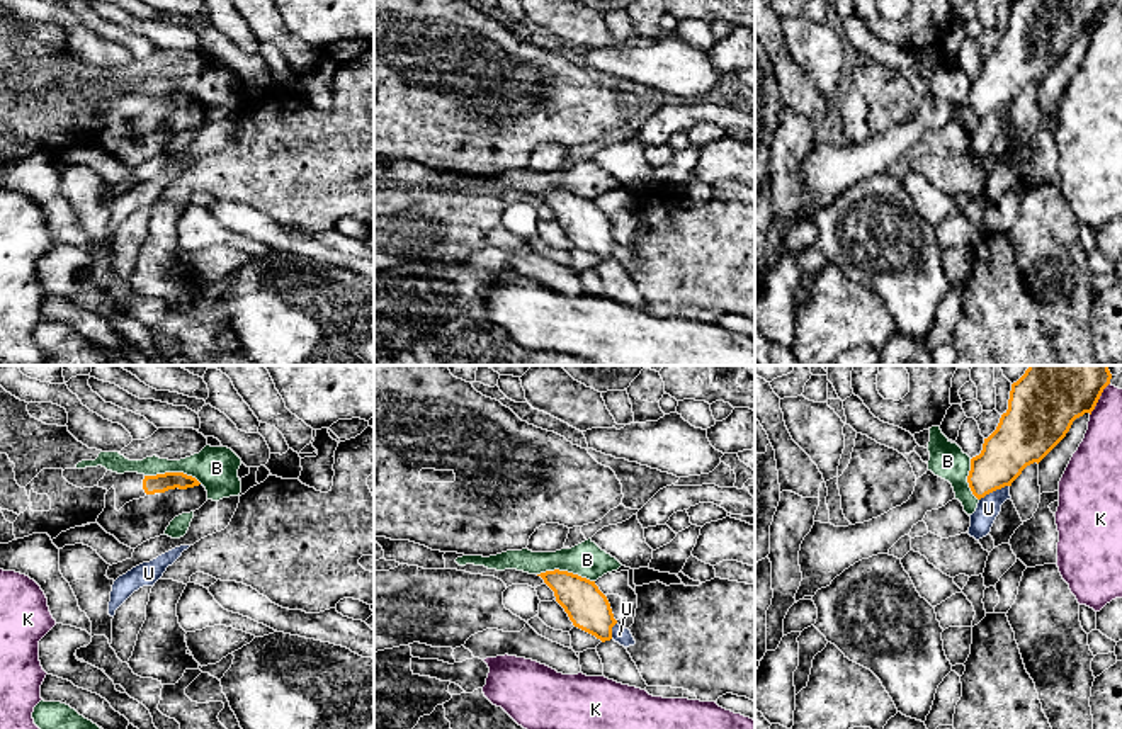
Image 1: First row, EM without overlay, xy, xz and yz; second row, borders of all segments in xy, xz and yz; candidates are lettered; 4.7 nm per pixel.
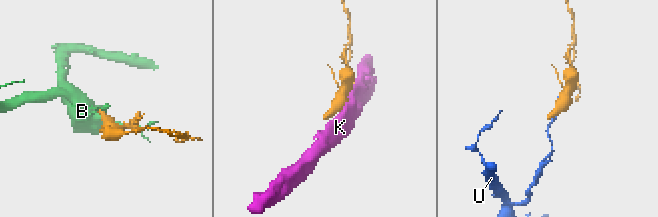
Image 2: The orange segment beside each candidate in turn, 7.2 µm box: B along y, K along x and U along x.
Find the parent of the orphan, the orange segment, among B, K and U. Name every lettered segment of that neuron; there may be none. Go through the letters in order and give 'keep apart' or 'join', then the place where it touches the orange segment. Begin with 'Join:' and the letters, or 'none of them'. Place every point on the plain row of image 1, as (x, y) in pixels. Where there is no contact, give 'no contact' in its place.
Join: none of them
B: keep apart | xz (566, 191)
K: keep apart | yz (1099, 17)
U: keep apart | yz (993, 109)

